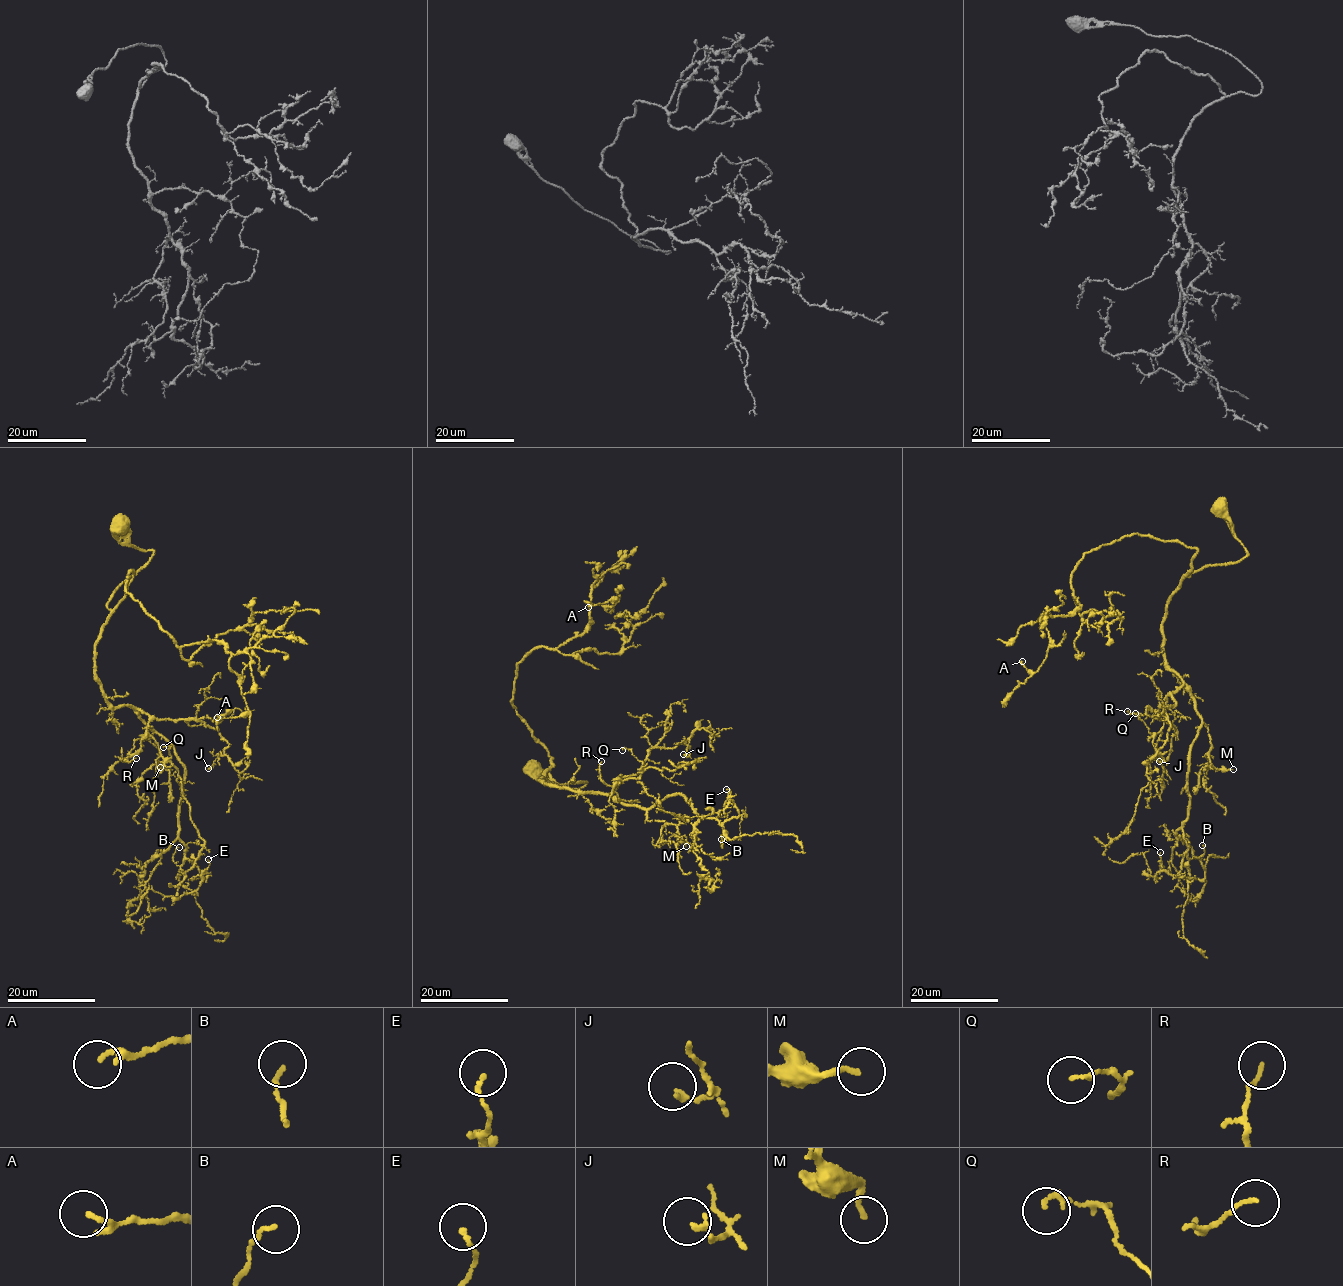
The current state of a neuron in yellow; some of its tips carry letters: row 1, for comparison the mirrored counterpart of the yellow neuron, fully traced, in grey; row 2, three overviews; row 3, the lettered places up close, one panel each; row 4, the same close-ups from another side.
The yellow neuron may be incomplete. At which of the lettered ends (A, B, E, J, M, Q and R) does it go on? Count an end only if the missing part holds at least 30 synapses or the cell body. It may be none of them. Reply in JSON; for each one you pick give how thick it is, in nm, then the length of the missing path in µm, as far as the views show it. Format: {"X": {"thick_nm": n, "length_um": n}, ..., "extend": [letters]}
{"extend": []}

